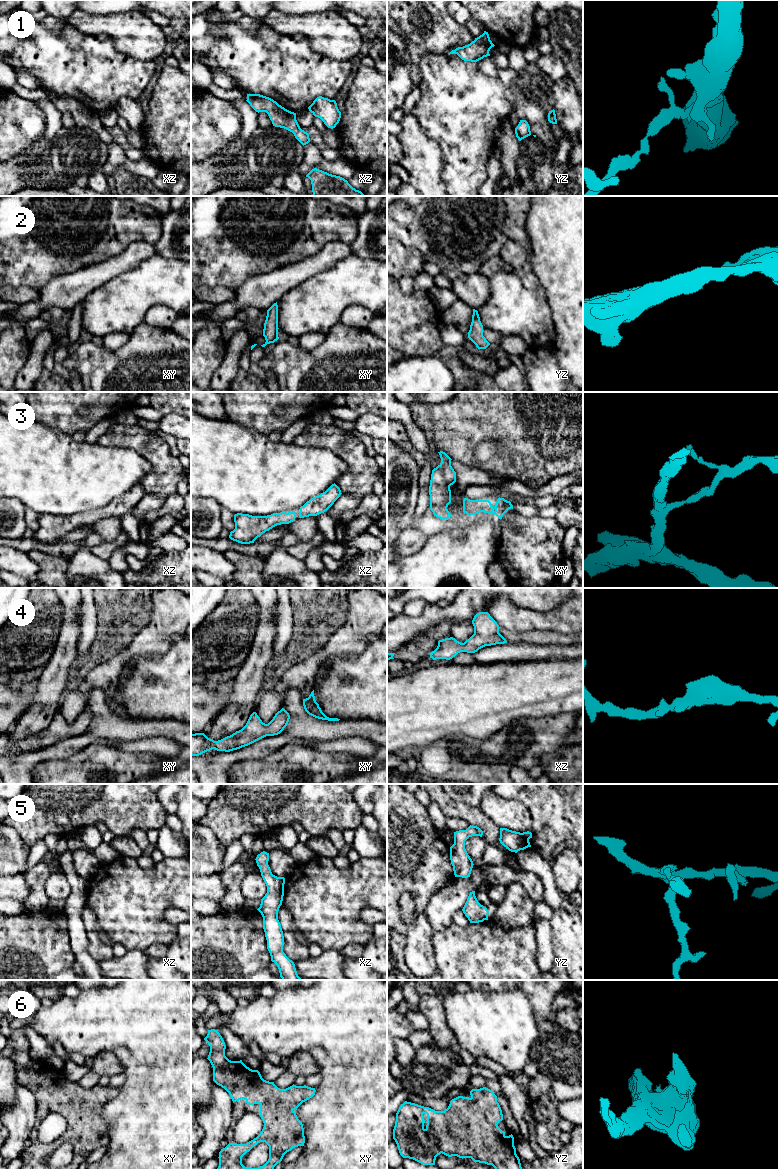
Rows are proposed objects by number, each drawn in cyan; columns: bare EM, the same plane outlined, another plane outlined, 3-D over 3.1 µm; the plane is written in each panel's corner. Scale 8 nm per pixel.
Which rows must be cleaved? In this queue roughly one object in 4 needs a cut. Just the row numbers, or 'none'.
none

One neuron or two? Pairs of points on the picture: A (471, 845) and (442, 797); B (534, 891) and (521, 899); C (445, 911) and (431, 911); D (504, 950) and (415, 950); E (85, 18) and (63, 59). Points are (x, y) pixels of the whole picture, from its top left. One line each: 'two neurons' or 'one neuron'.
A: two neurons
B: two neurons
C: one neuron
D: two neurons
E: two neurons

